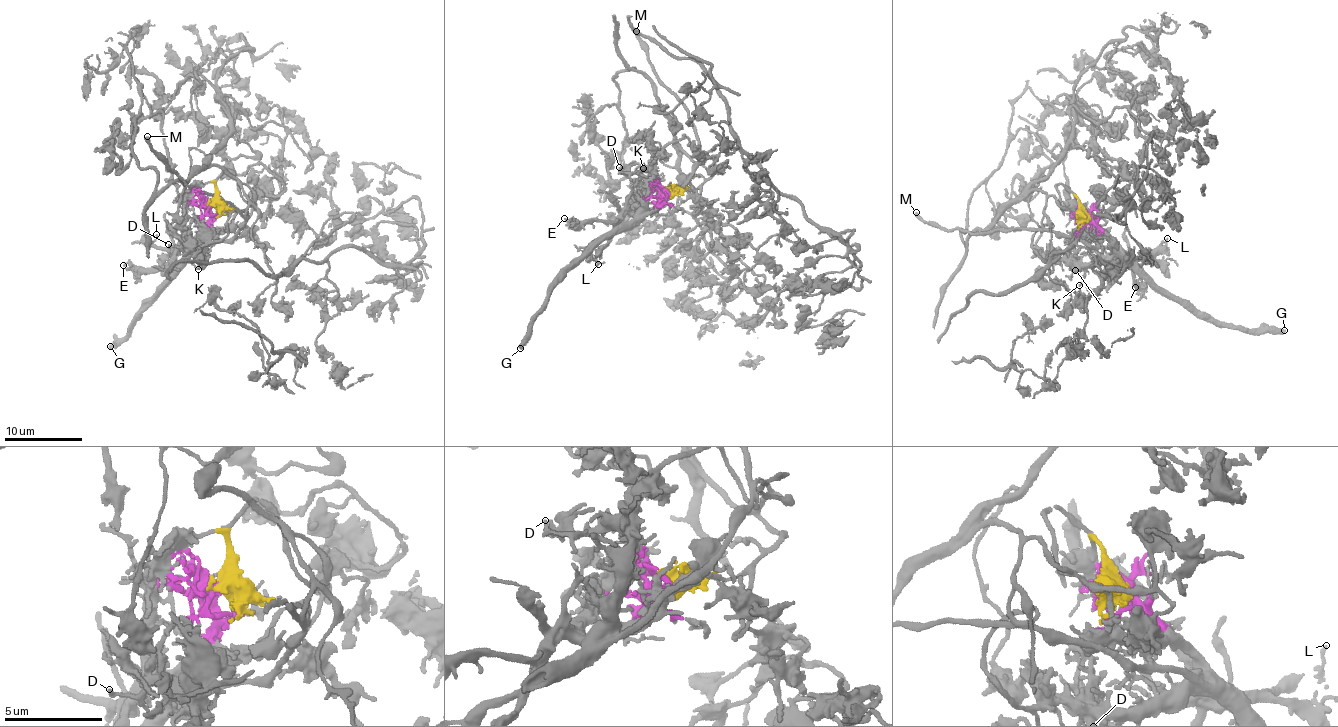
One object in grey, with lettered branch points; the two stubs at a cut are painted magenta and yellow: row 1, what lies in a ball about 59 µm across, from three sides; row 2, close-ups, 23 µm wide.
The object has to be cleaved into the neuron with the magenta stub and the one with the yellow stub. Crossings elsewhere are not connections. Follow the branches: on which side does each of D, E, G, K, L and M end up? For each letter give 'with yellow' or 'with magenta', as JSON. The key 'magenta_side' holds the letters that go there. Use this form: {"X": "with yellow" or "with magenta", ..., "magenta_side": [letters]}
{"D": "with magenta", "E": "with magenta", "G": "with magenta", "K": "with magenta", "L": "with magenta", "M": "with magenta", "magenta_side": ["D", "E", "G", "K", "L", "M"]}

